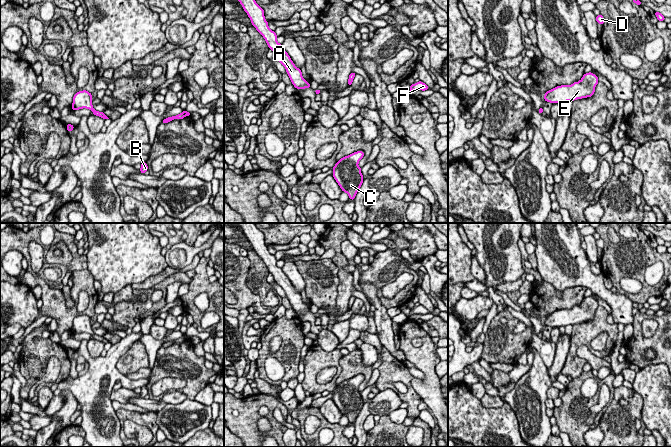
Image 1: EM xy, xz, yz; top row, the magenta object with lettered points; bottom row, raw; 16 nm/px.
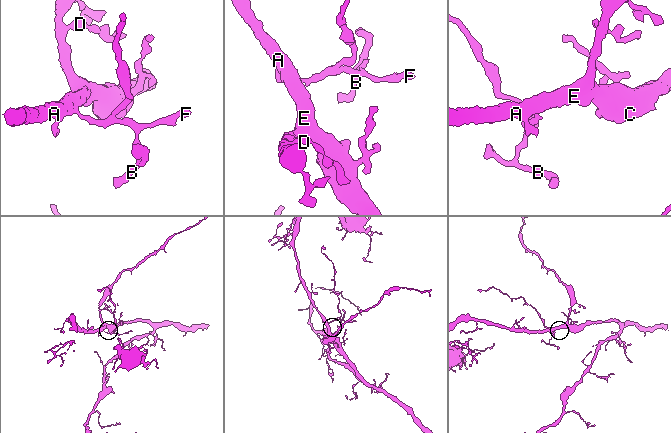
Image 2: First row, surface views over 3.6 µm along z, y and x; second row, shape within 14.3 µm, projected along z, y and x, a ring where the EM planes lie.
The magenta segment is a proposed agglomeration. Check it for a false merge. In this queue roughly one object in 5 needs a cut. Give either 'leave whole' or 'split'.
leave whole

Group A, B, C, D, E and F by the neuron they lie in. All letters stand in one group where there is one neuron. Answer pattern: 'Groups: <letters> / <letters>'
Groups: A B C D E F

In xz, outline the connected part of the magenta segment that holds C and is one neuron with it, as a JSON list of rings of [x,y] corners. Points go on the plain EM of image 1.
[[[363,375],[354,376],[353,378],[341,382],[332,392],[332,400],[342,415],[346,416],[351,424],[354,424],[364,405],[361,392],[358,390],[363,380]]]

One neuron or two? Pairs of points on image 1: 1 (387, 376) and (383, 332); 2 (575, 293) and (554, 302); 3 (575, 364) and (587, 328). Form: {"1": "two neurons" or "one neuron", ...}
{"1": "two neurons", "2": "one neuron", "3": "one neuron"}

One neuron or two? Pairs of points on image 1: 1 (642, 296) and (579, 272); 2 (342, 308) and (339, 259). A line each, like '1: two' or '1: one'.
1: two
2: one

